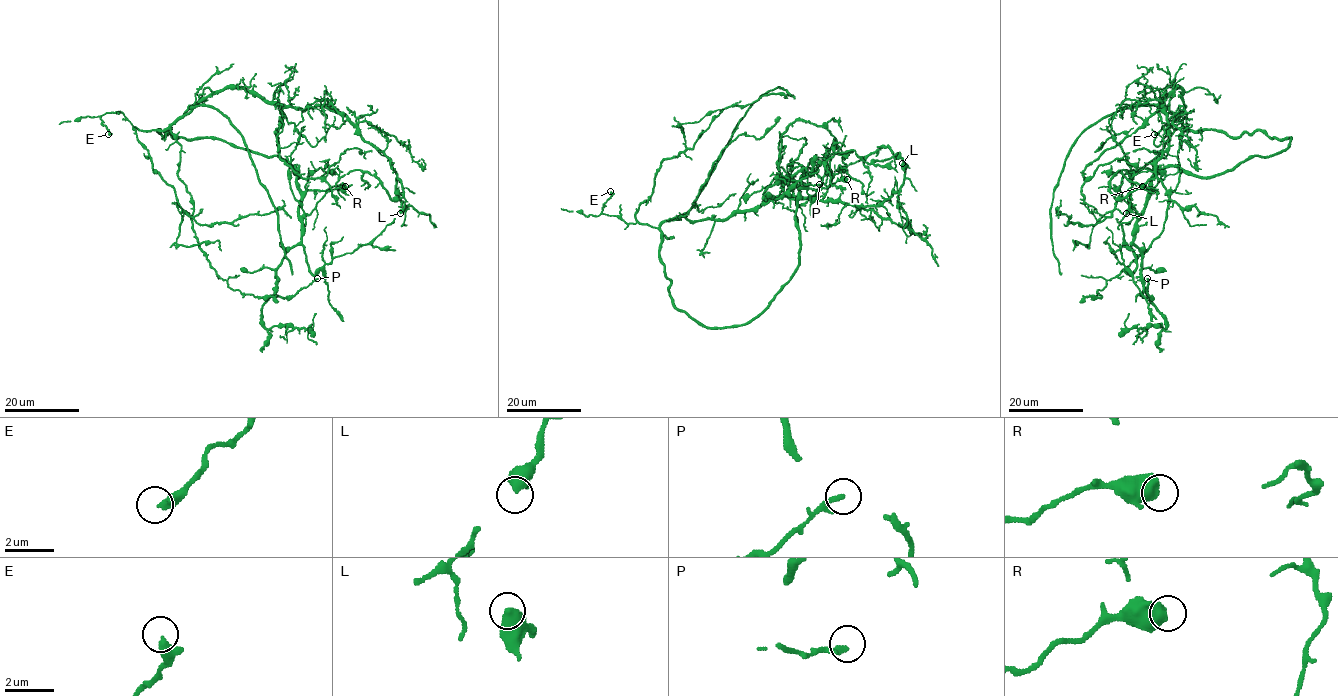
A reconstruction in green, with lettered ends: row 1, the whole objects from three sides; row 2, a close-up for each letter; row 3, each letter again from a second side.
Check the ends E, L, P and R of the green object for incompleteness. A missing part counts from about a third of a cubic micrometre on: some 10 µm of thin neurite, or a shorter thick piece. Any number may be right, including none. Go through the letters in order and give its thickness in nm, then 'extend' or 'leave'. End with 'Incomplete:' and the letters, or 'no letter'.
E: 400 nm thick; leave
L: 500 nm thick; leave
P: 200 nm thick; leave
R: 460 nm thick; extend
Incomplete: R

